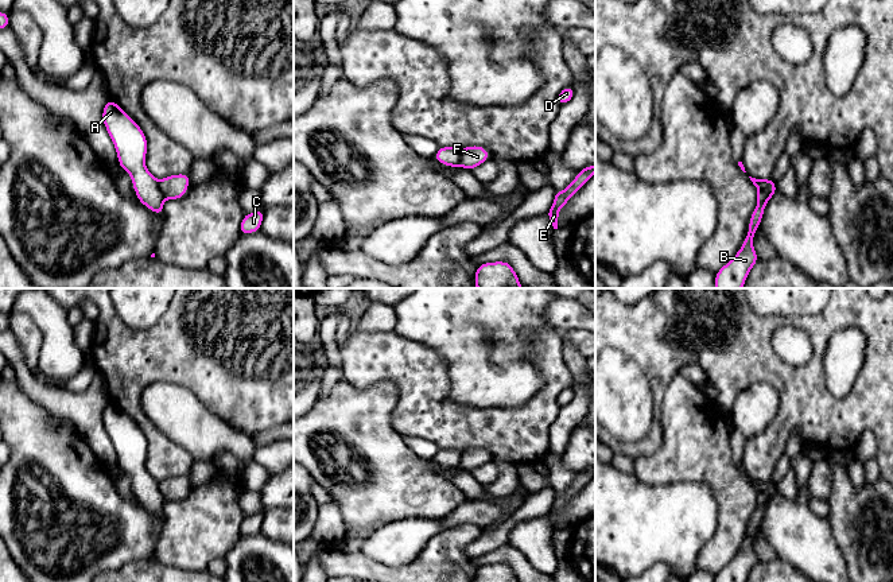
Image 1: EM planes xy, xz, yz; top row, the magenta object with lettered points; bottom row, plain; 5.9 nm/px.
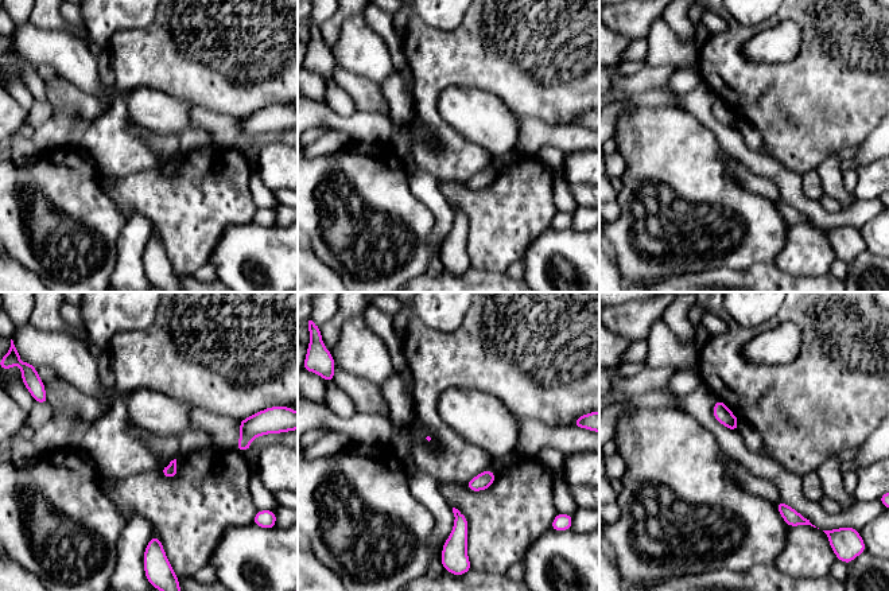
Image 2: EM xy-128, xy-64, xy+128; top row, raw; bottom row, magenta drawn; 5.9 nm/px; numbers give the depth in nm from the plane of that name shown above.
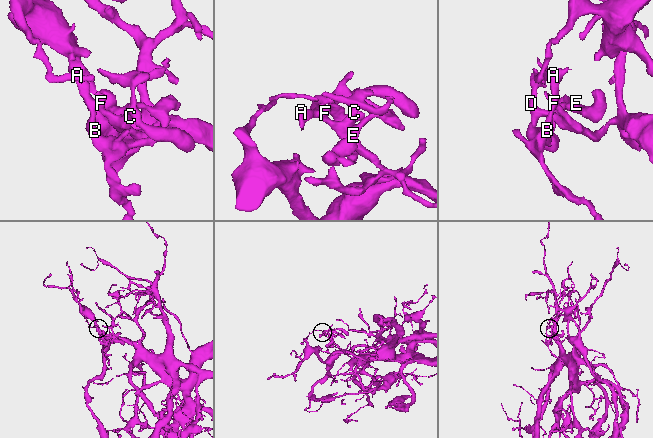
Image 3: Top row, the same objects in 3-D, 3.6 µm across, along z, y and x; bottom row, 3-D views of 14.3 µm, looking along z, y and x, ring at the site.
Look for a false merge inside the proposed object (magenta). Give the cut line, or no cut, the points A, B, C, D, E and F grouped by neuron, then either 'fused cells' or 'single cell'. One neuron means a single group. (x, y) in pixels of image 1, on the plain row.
cut in xy along (158, 482), (159, 492), (164, 500); A B E / C D F; fused cells

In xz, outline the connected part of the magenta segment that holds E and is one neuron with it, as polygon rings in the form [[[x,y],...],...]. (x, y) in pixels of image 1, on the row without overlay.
[[[595,466],[587,467],[579,473],[574,482],[563,492],[555,493],[555,500],[547,517],[554,531],[558,531],[559,512],[570,503],[570,500],[595,476]]]

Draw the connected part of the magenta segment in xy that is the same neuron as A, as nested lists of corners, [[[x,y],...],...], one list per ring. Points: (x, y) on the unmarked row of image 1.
[[[110,400],[102,411],[102,423],[120,469],[131,477],[137,501],[154,515],[163,516],[164,498],[159,482],[145,469],[147,439],[143,431]]]

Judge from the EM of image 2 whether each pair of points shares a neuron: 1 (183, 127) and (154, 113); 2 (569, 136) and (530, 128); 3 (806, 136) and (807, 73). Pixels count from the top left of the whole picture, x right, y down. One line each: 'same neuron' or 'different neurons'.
1: same neuron
2: same neuron
3: same neuron

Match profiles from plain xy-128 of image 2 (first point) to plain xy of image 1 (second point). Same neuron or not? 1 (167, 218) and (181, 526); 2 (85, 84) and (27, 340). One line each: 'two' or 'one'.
1: one
2: two

